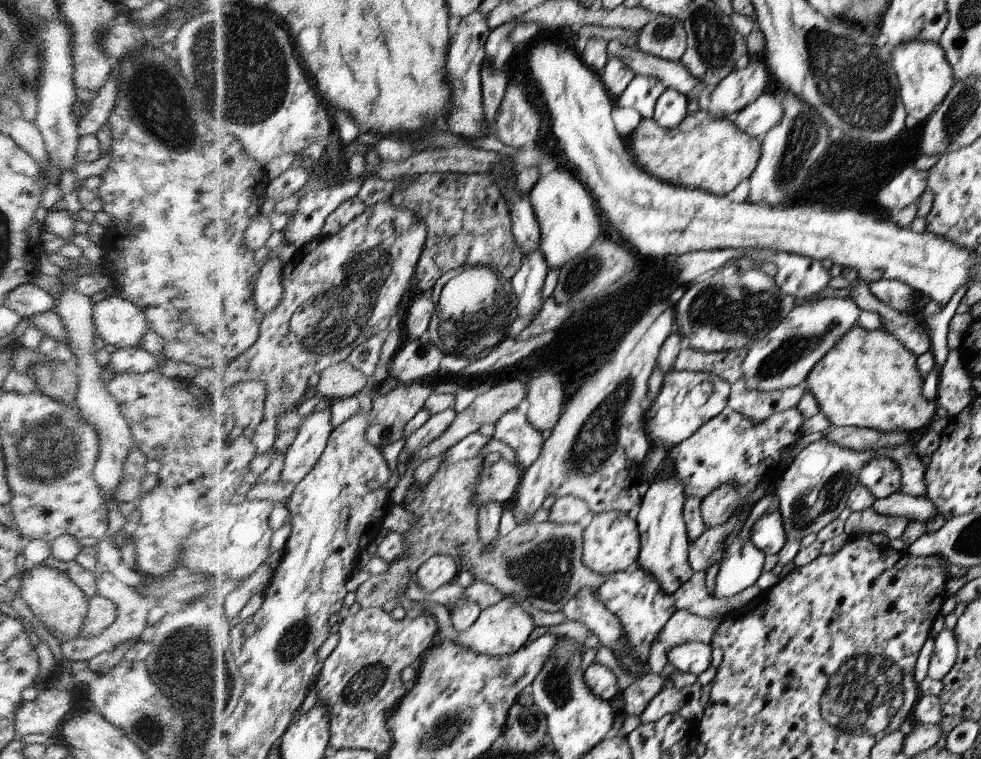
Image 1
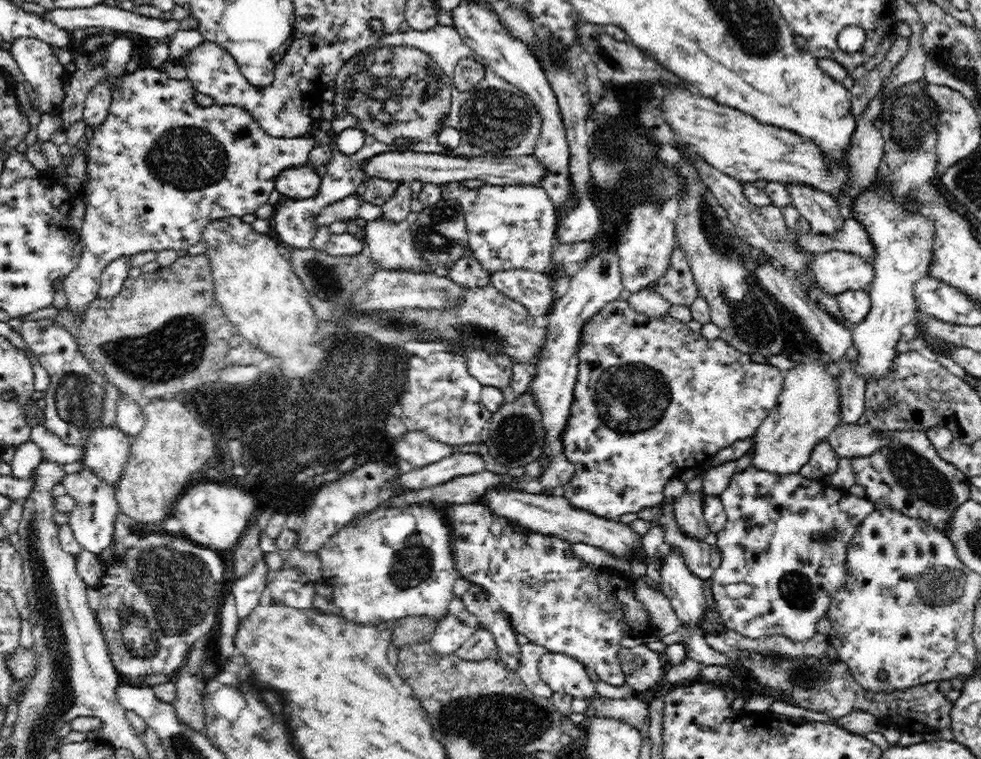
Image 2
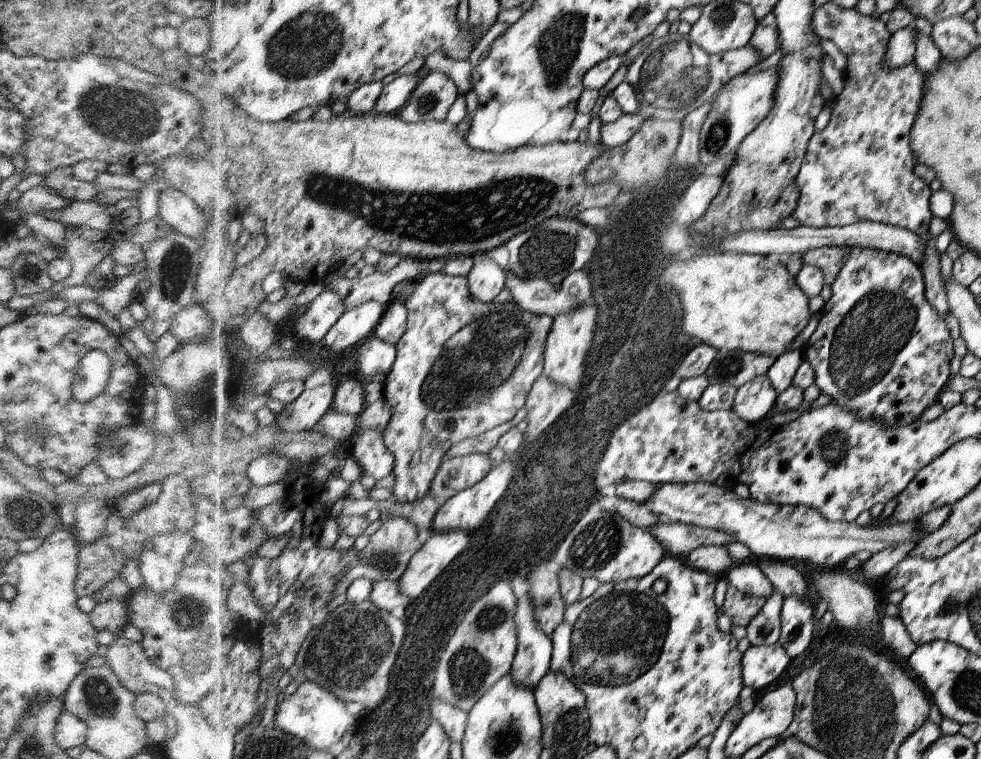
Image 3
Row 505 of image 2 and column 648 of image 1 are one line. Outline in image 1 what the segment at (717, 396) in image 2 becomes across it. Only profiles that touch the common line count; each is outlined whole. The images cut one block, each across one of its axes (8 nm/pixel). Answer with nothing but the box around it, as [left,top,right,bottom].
[595,567,675,664]

